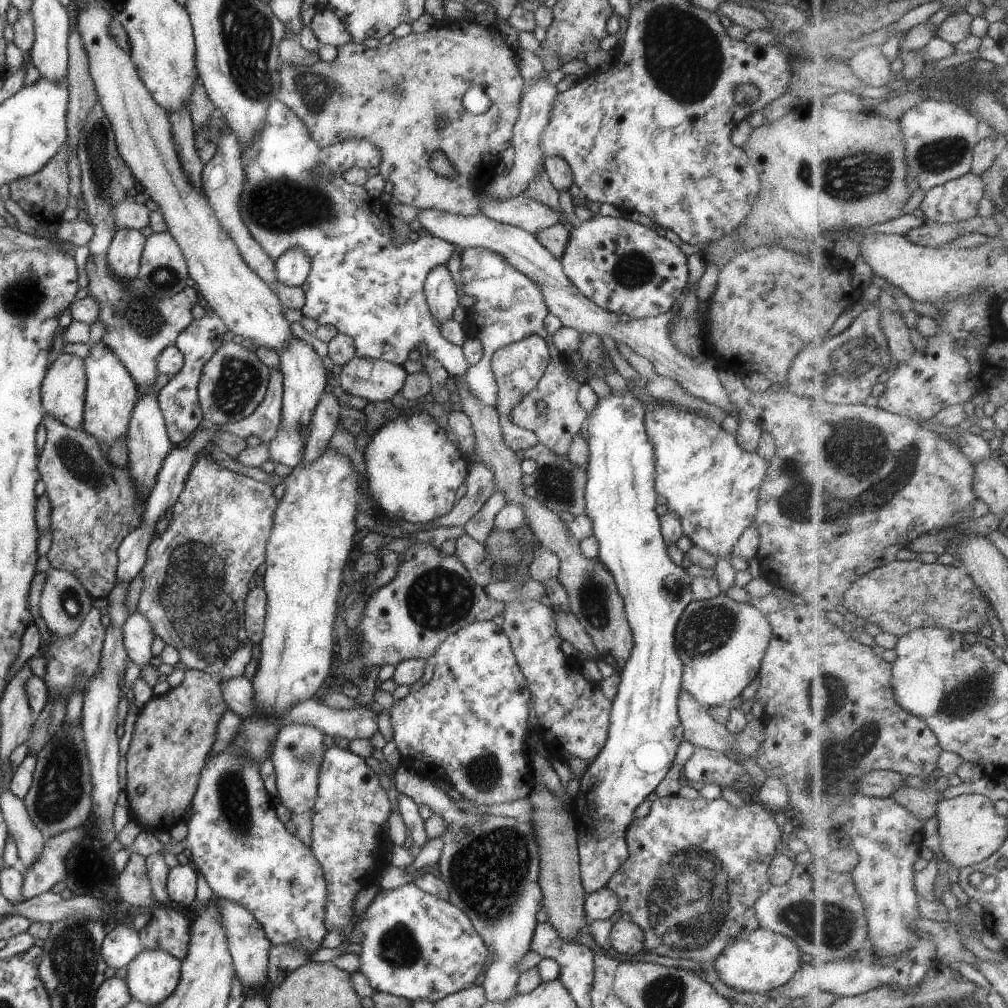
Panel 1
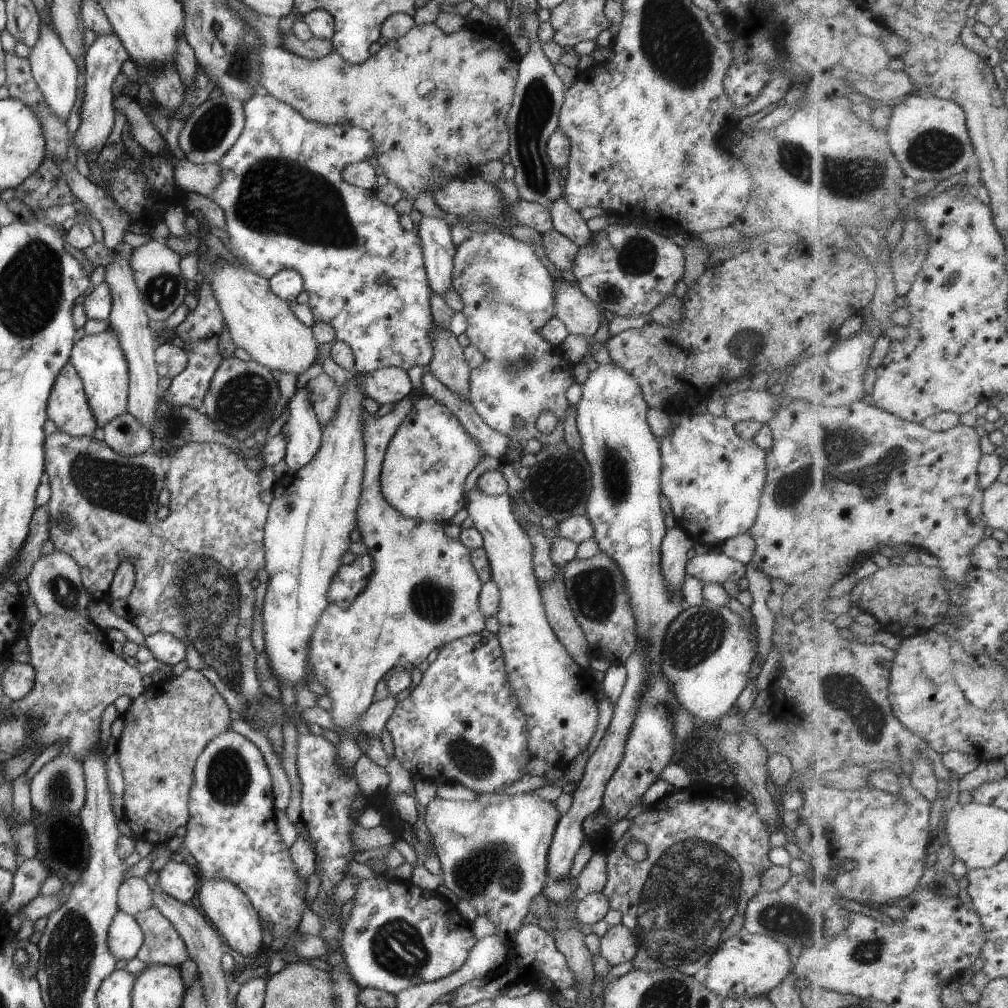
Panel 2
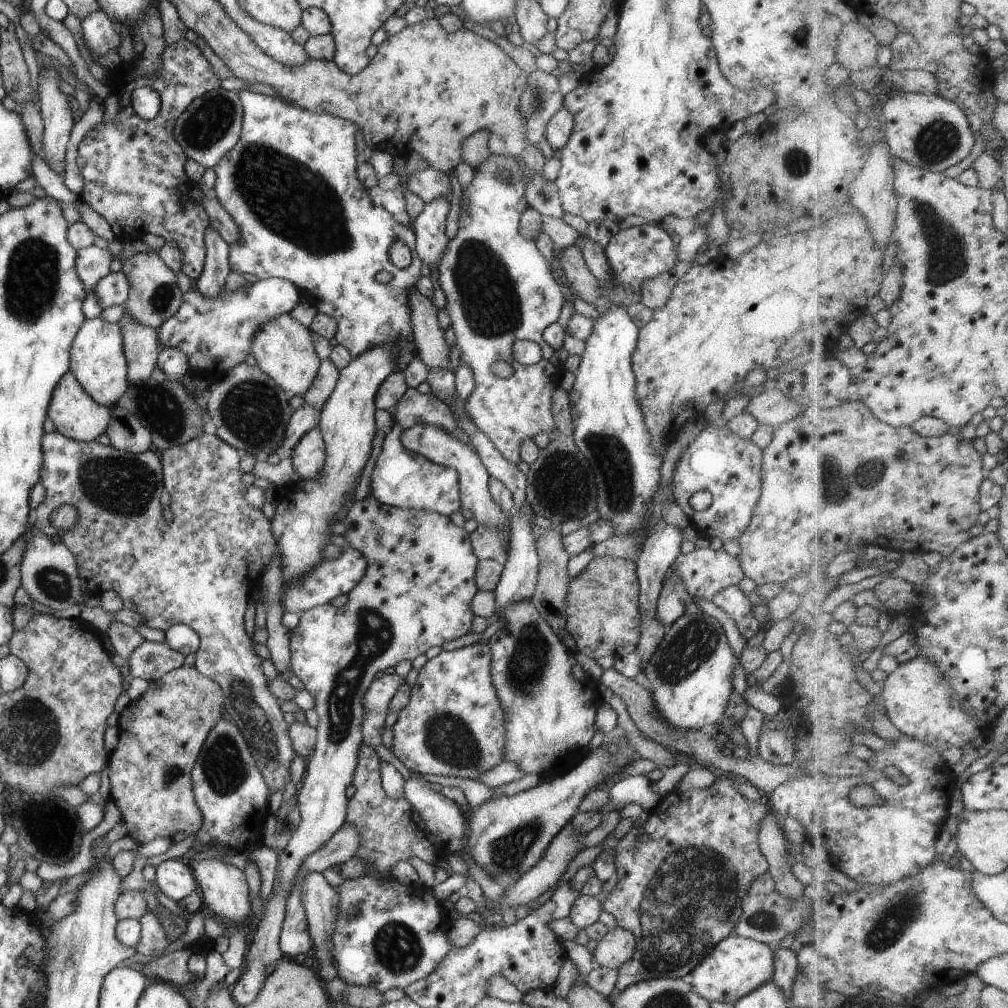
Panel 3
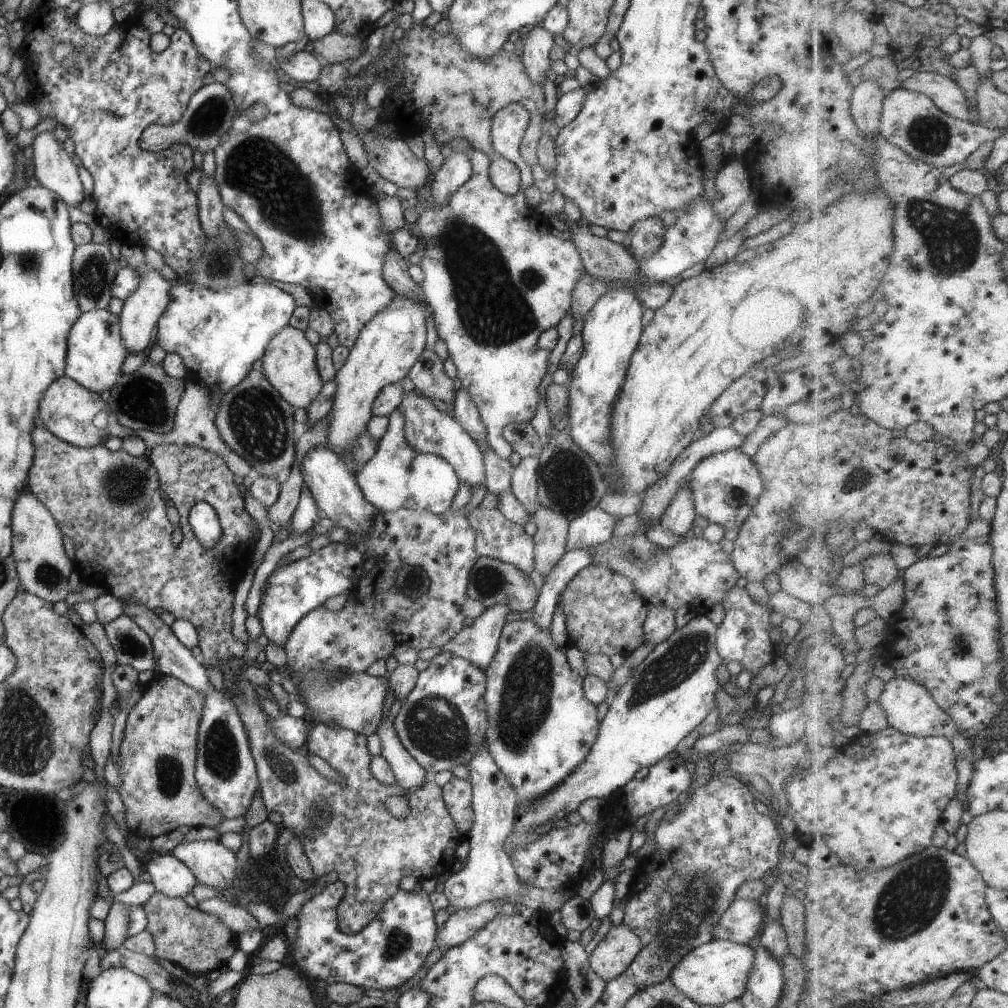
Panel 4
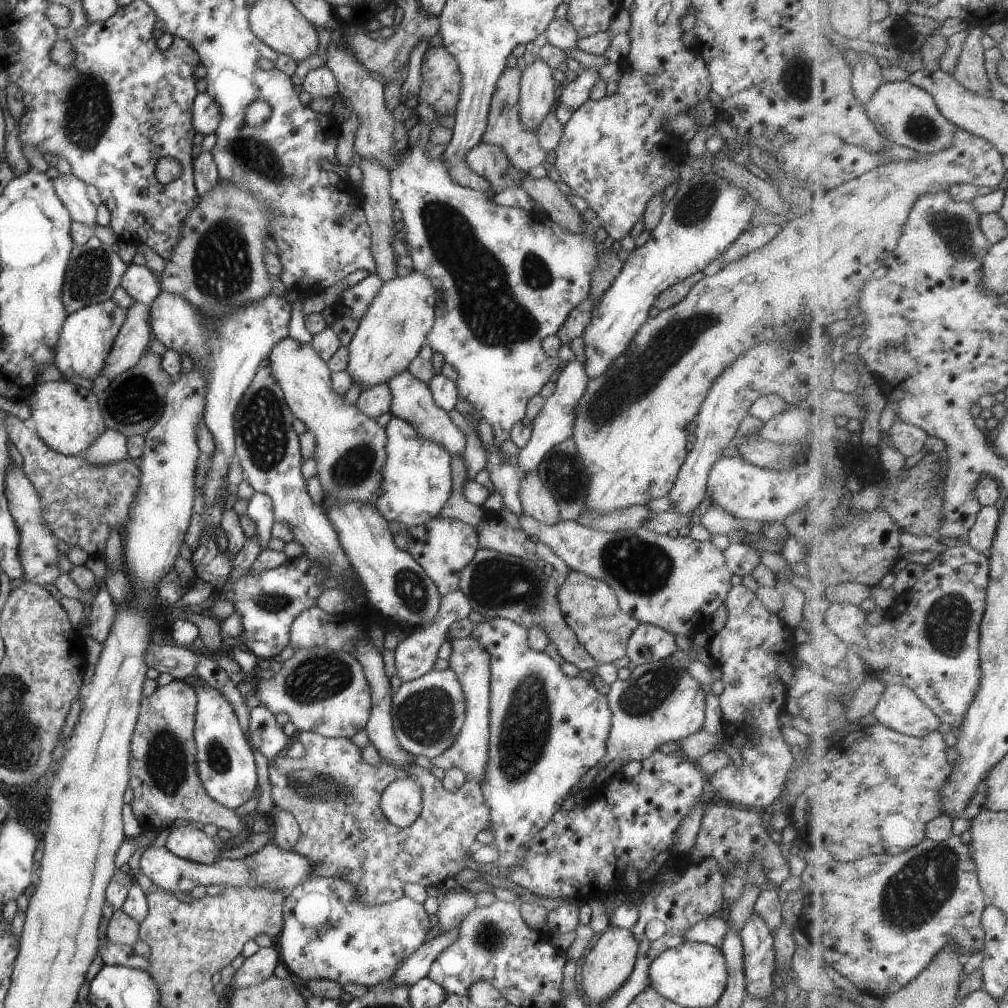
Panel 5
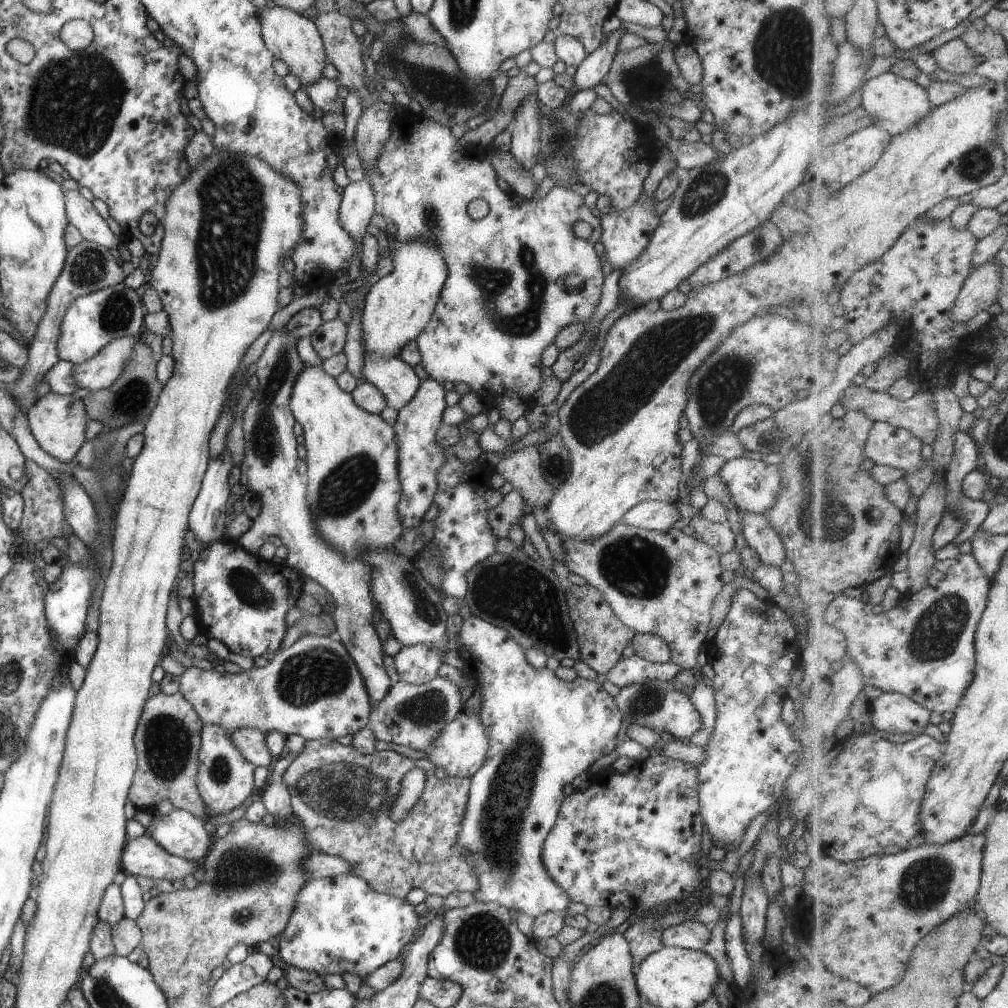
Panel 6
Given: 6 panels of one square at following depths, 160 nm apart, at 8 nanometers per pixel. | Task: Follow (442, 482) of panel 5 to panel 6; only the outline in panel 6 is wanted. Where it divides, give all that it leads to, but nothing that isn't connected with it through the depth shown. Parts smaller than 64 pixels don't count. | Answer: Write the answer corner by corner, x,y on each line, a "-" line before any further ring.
421,380
413,398
397,411
397,419
392,428
395,432
395,442
399,444
399,483
401,498
397,504
397,514
403,524
403,529
417,526
422,522
422,515
431,505
435,488
437,488
437,468
441,468
445,458
444,448
435,442
435,432
442,426
442,414
446,408
444,402
445,390
437,380

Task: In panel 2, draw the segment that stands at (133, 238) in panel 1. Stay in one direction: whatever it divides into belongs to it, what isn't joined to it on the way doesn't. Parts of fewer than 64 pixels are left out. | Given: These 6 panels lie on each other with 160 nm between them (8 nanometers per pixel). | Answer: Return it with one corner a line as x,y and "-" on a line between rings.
119,242
113,248
111,262
105,266
105,284
111,288
111,310
108,317
108,324
116,332
119,348
123,352
128,370
128,396
126,399
126,413
131,414
139,424
143,424
151,431
151,424
155,418
157,398
162,390
157,388
158,375
156,372
155,350
158,345
155,332
148,327
147,314
143,311
142,300
139,290
135,288
135,280
129,268
129,254
131,246
125,242

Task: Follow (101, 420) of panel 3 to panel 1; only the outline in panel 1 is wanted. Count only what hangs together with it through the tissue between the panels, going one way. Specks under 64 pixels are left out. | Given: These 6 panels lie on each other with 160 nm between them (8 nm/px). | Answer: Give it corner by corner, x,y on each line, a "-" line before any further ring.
67,353
58,354
47,368
40,386
43,412
54,416
69,428
82,428
85,389
86,374
83,359

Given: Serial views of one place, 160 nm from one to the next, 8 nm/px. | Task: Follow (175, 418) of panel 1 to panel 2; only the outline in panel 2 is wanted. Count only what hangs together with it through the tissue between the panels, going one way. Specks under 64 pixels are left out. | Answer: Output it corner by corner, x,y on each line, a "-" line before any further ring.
207,280
199,281
199,283
197,307
195,310
189,311
185,320
172,330
172,333
177,334
183,340
182,350
187,358
185,369
171,379
169,387
162,392
163,398
169,406
189,406
189,408
195,408
197,411
201,409
203,398
207,394
209,380
211,380
215,368
219,366
219,362
222,360
219,352
217,352
216,339
223,330
224,323
211,286
209,286

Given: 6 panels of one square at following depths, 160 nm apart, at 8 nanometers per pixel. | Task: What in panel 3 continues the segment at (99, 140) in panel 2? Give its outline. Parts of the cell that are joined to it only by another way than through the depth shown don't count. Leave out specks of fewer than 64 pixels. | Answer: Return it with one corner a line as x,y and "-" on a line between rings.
96,9
80,21
85,45
93,59
101,59
109,50
117,51
120,41
118,27
102,9

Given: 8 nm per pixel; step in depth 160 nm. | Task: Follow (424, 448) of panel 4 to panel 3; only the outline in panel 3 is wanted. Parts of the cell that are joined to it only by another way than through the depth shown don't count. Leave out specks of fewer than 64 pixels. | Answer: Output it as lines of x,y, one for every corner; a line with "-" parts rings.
419,423
403,430
400,442
404,450
409,454
419,455
431,463
453,468
457,472
460,508
472,512
473,519
477,525
483,524
487,528
503,526
505,530
501,530
501,532
503,534
509,533
509,518
511,514
505,514
503,510
499,510
499,506
491,500
488,488
489,474
481,464
479,456
469,446
463,444
457,437
452,436
443,429
435,428
431,424
421,425

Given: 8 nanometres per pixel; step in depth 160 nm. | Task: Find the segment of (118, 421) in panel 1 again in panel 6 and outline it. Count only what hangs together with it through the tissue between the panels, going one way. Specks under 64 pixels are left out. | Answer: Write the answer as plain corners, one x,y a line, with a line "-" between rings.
123,282
73,298
59,324
57,357
73,365
81,364
113,340
136,336
144,322
144,316
145,311
139,294
125,286

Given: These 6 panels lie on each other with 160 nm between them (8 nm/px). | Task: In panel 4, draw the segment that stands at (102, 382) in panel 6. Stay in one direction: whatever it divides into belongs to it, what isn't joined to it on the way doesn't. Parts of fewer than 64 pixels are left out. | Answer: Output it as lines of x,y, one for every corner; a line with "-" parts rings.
139,245
135,246
122,246
120,250
121,258
127,262
128,266
135,268
139,274
141,274
141,284
137,284
137,288
129,294
129,297
123,301
123,306
119,312
119,334
121,342
123,342
123,348
125,348
126,356
129,354
137,354
137,352
147,353
149,347
153,343
154,327
159,319
159,316
163,314
163,310
167,308
167,292
173,285
173,282
165,280
161,277
158,270
152,270
145,266
143,260
143,252

